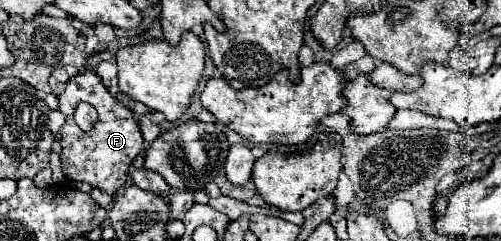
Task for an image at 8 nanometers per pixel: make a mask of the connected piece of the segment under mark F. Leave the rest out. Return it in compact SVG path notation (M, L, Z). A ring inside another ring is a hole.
M89 68L65 84L63 94L59 96L59 110L67 116L67 122L63 124L59 132L61 140L65 142L61 144L63 146L61 150L63 174L69 180L81 180L81 182L91 184L93 188L115 194L127 180L129 164L139 152L143 152L143 136L139 130L139 122L135 118L135 112L123 106L117 98L113 98L111 92L101 82L101 78ZM79 102L87 102L99 112L99 120L89 132L83 132L73 122L73 112Z

